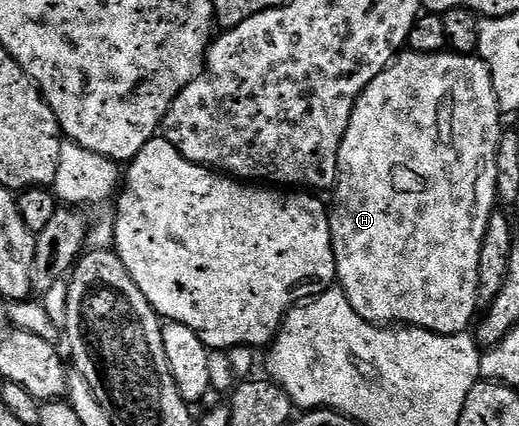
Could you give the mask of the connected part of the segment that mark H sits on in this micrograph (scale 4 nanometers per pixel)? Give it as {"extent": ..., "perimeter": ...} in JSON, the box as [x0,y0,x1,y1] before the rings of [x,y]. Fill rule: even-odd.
{"extent":[329,52,503,334],"perimeter":[[[442,52],[439,54],[402,53],[386,70],[357,97],[351,112],[351,124],[339,148],[337,184],[331,191],[333,206],[329,210],[331,244],[335,252],[337,282],[347,296],[351,308],[365,322],[374,324],[404,324],[437,334],[464,334],[474,325],[478,313],[477,285],[479,284],[479,252],[483,248],[483,232],[487,232],[489,217],[498,205],[496,190],[496,156],[503,133],[503,111],[497,102],[493,74],[479,56]]]}

